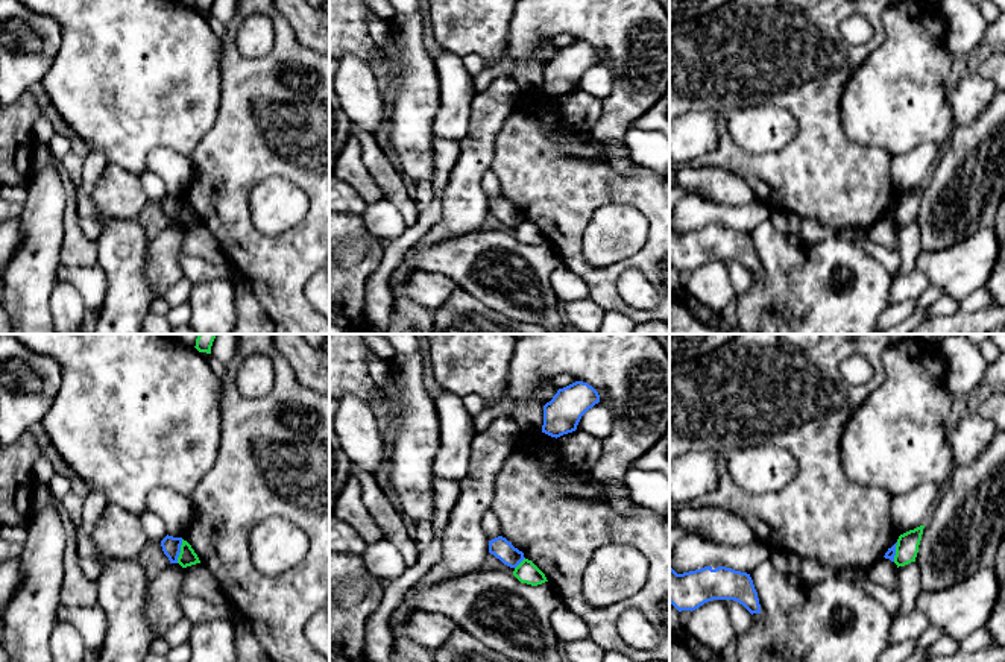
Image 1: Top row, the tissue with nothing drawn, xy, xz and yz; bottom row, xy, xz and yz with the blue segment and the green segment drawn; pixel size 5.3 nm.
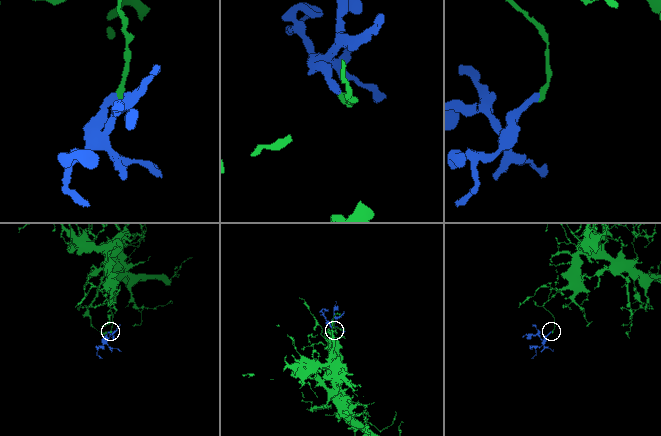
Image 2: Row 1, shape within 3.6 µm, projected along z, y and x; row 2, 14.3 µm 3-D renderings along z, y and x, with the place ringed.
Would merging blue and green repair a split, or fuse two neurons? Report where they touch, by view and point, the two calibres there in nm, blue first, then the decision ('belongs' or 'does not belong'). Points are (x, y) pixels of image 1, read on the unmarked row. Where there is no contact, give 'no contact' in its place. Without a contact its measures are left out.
contact xy (179, 211); calibres 100 and 90 nm; does not belong

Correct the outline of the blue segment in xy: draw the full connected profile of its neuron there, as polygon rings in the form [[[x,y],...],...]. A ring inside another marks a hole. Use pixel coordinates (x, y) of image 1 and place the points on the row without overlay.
[[[167,194],[161,200],[162,211],[169,217],[170,223],[178,223],[181,205],[182,205],[182,197],[173,197]]]

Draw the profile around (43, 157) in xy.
[[[36,143],[36,147],[32,156],[32,173],[41,172],[50,164],[59,170],[59,175],[64,182],[64,188],[67,190],[68,194],[71,194],[74,191],[74,184],[70,179],[68,173],[64,170],[61,161],[53,158],[50,147],[47,144]]]

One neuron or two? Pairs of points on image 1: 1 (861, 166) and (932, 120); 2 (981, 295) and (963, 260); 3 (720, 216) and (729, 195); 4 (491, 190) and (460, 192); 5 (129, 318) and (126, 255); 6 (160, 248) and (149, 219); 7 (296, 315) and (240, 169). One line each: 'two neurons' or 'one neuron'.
1: two neurons
2: two neurons
3: two neurons
4: two neurons
5: one neuron
6: two neurons
7: one neuron

